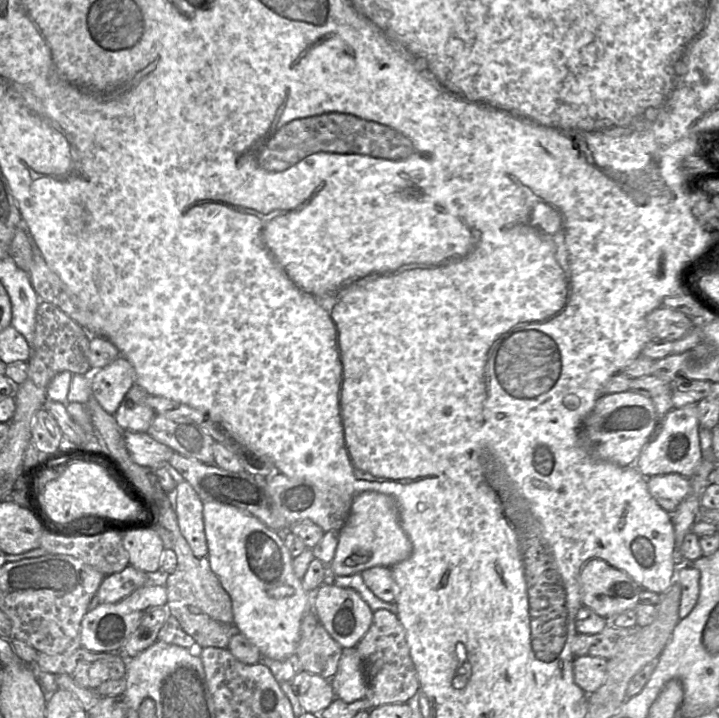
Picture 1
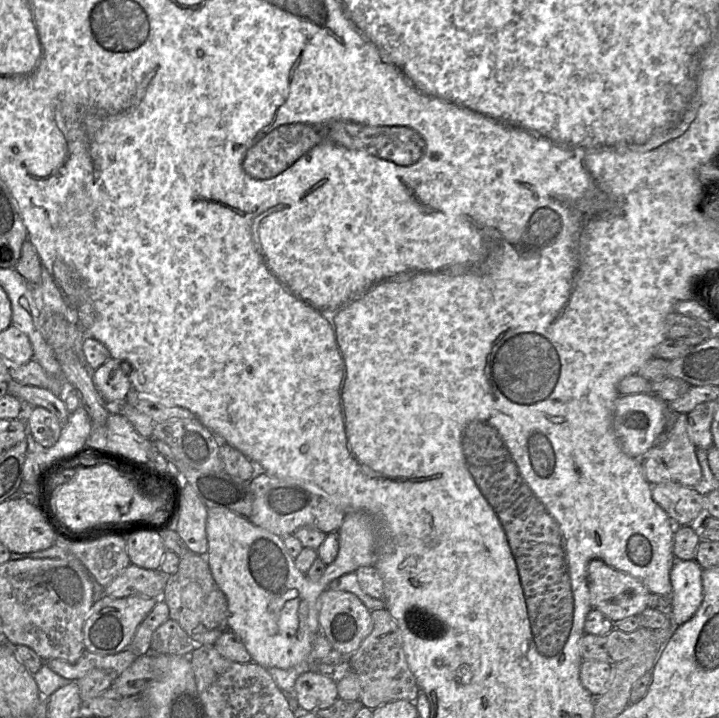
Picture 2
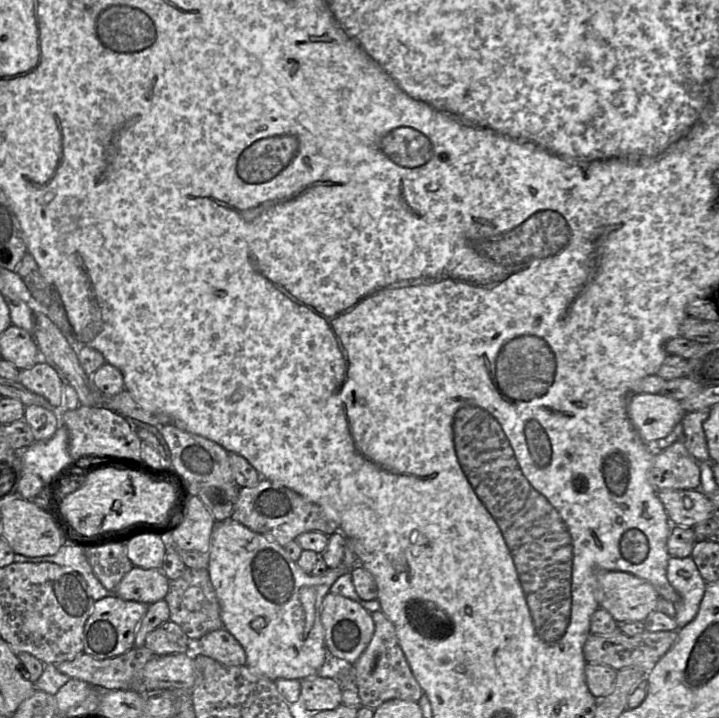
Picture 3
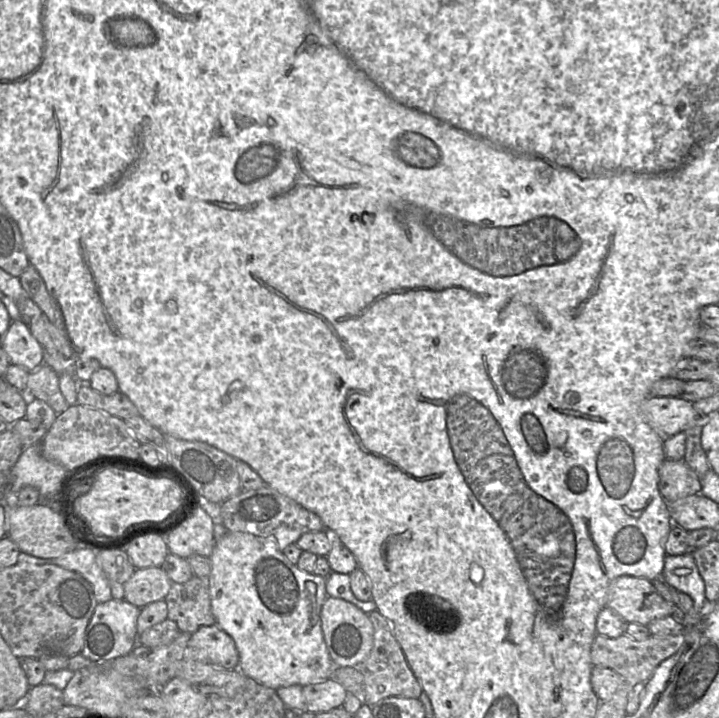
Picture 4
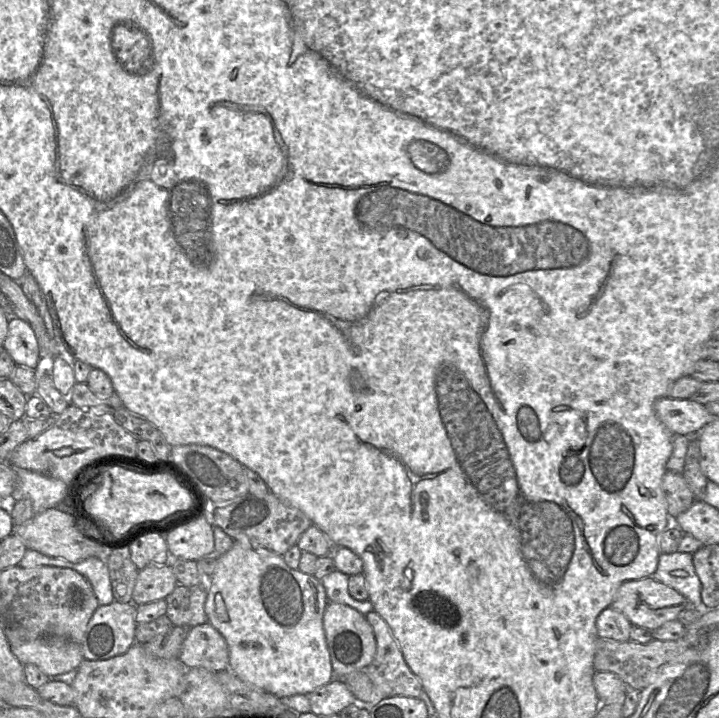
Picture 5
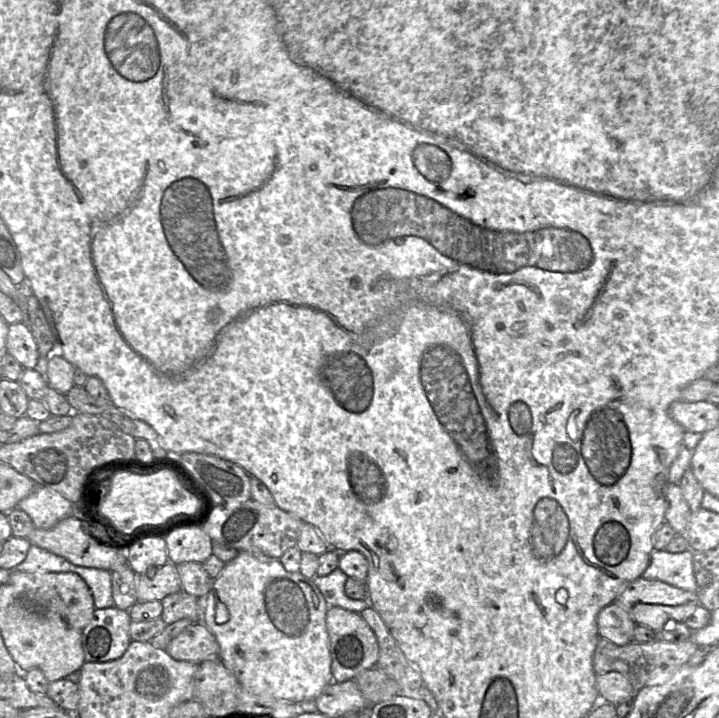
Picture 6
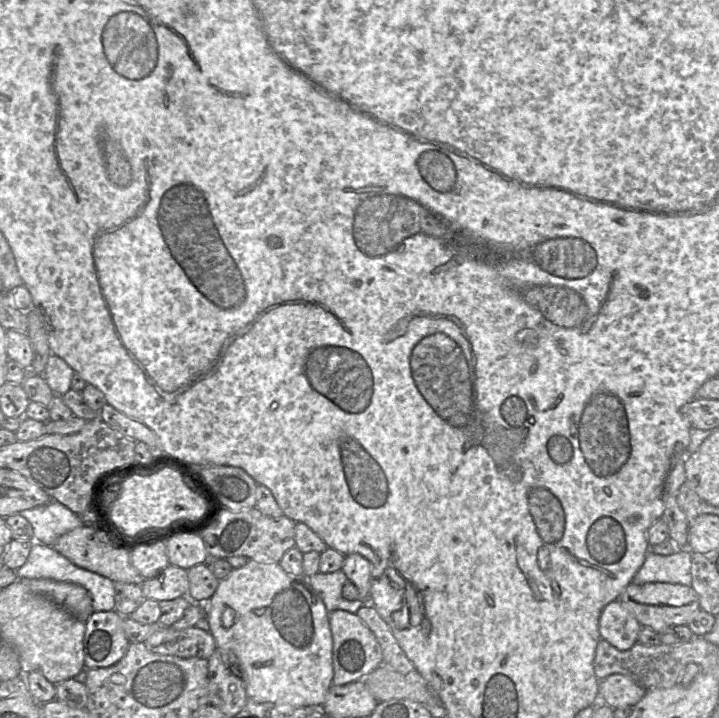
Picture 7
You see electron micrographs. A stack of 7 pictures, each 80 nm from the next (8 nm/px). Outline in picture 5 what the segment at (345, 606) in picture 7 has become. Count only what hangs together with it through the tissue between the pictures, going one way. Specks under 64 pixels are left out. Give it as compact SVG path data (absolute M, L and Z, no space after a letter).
M336 569L324 576L320 581L325 588L329 602L346 604L363 615L374 610L373 604L369 599L358 601L349 594L349 576L347 574Z

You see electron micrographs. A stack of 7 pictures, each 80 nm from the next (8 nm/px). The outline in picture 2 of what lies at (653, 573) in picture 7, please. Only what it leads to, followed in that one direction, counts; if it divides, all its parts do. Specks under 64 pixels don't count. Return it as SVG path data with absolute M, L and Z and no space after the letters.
M675 560L670 570L671 615L674 626L688 621L703 599L702 568L695 560Z

